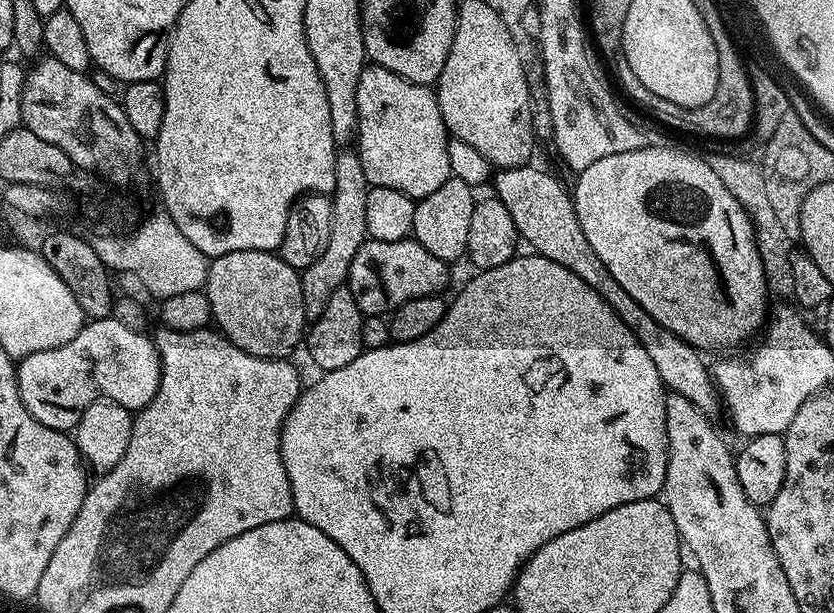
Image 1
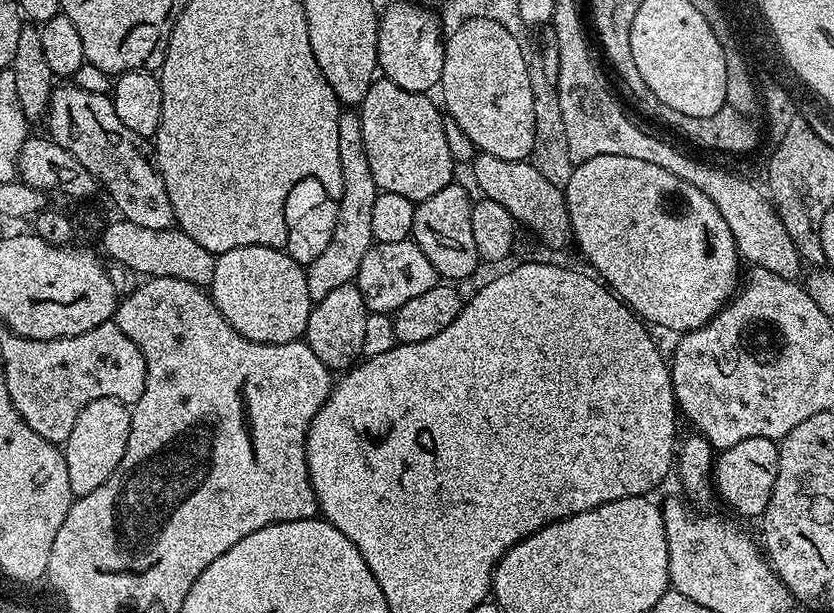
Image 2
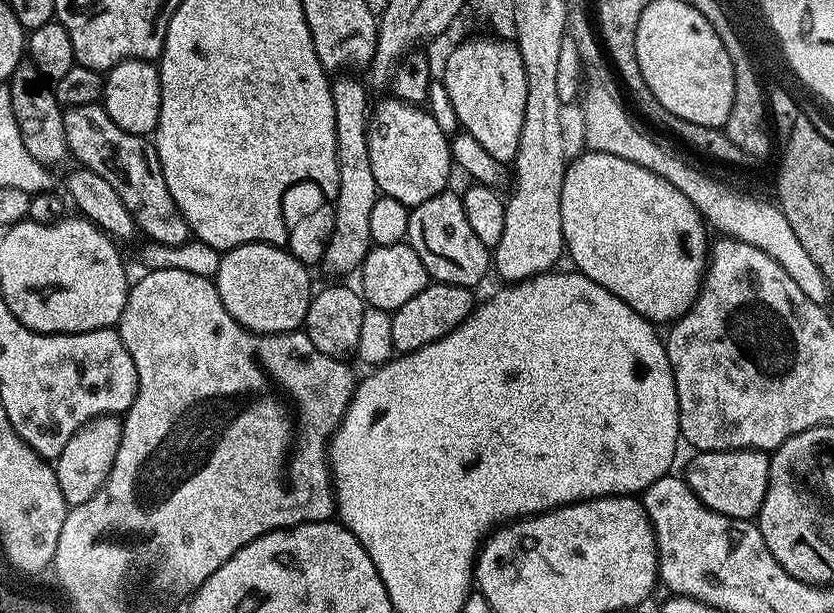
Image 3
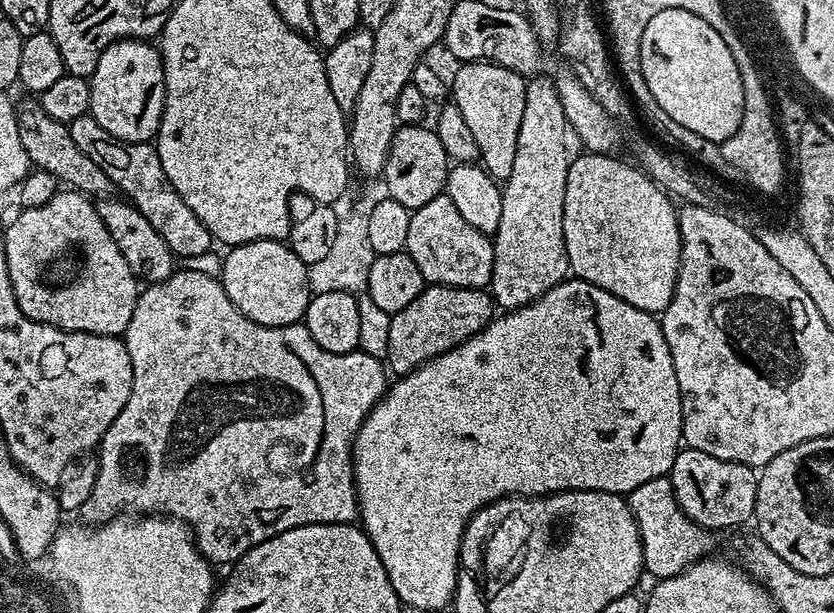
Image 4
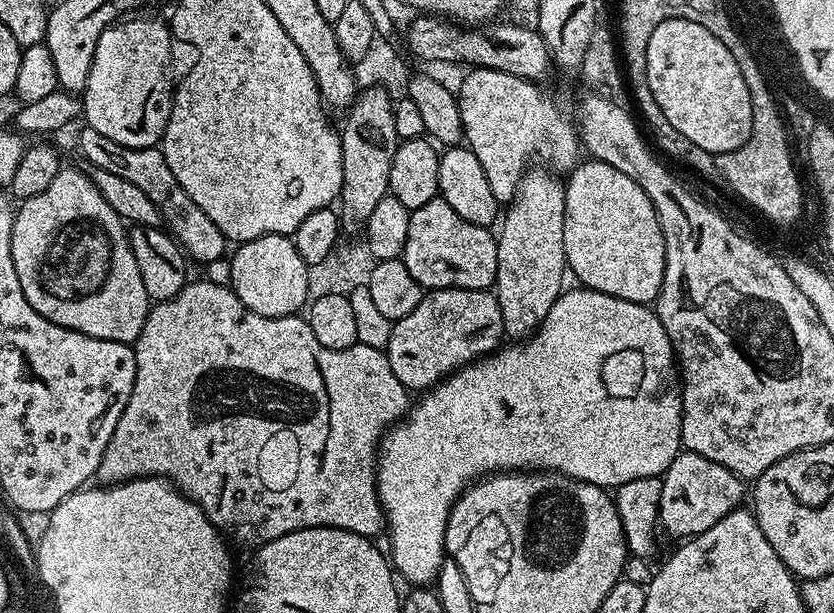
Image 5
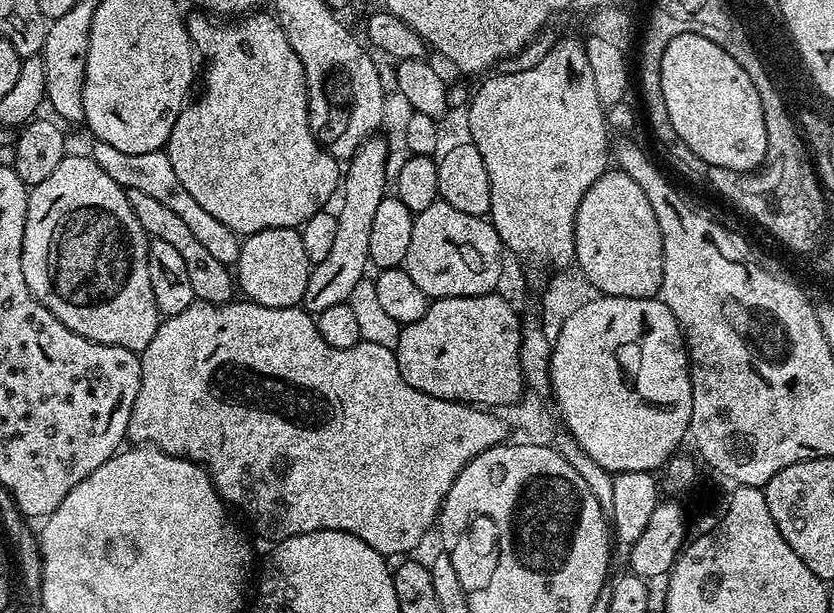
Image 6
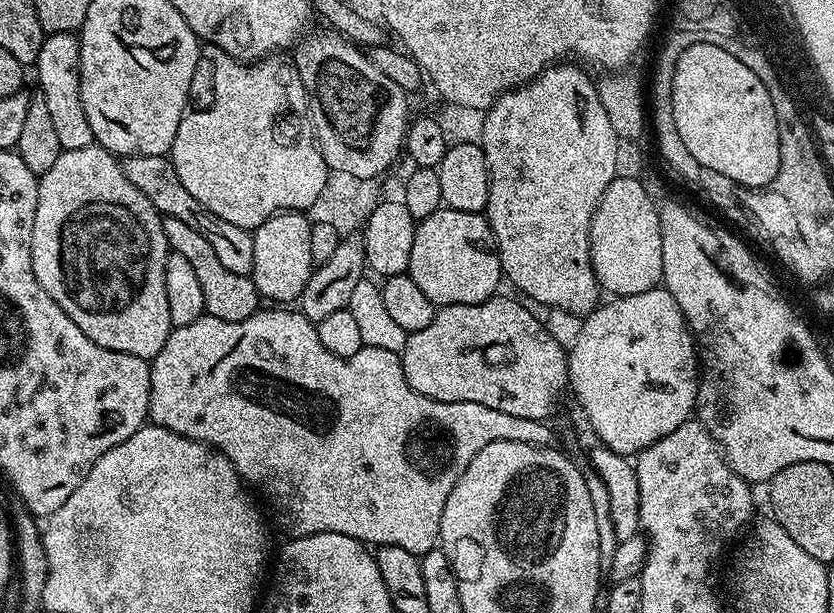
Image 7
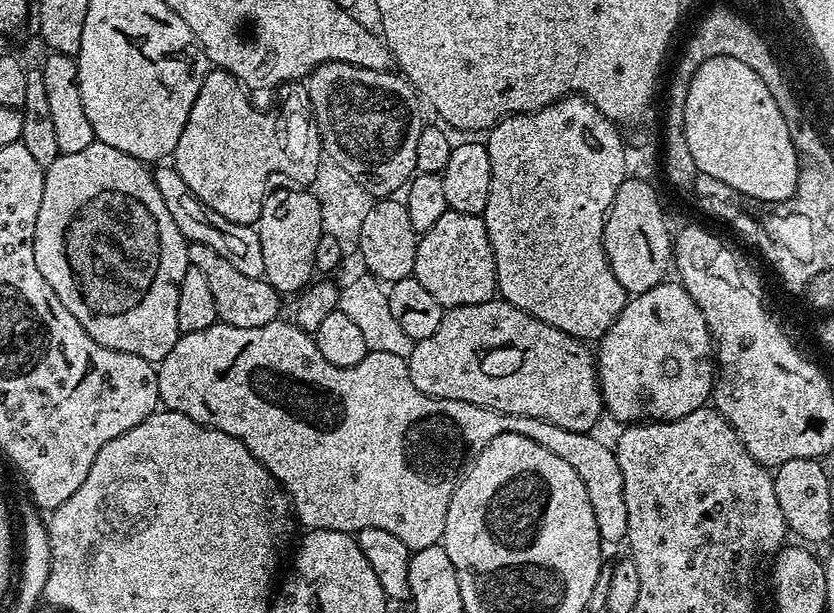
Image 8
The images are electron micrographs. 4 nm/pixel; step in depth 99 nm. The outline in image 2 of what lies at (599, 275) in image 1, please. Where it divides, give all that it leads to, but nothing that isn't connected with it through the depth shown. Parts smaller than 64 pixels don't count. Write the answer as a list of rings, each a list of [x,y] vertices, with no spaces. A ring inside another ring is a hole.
[[[480,152],[472,160],[470,169],[480,187],[479,195],[485,200],[498,202],[498,206],[506,206],[517,225],[524,227],[525,224],[542,243],[549,244],[552,248],[564,248],[573,243],[572,223],[563,191],[531,162],[503,160],[494,158],[494,154]]]

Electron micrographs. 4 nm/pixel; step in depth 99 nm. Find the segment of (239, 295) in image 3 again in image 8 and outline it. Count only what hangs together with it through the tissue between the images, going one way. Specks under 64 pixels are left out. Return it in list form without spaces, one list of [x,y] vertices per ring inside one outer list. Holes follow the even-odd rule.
[[[288,187],[292,188],[280,188],[277,192],[275,189],[265,196],[258,231],[262,242],[263,279],[281,294],[296,294],[307,288],[313,279],[316,272],[314,250],[318,247],[318,238],[325,233],[322,226],[322,210],[319,209],[318,198],[314,192],[299,192],[296,189],[299,187]]]

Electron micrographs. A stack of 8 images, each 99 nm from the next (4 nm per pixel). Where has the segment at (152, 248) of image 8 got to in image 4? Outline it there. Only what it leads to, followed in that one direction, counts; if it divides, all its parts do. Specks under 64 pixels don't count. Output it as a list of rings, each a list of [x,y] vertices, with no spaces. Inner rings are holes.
[[[61,190],[57,192],[54,198],[50,198],[50,202],[46,206],[26,208],[17,211],[17,213],[17,216],[12,220],[12,225],[4,232],[2,243],[6,246],[6,266],[10,274],[14,298],[18,302],[22,314],[26,314],[26,318],[31,320],[37,320],[43,324],[60,328],[63,332],[89,332],[99,336],[123,337],[126,326],[130,326],[130,314],[134,314],[134,306],[138,295],[138,281],[130,270],[130,266],[126,266],[126,258],[122,258],[122,250],[118,250],[118,246],[114,246],[114,238],[110,238],[110,230],[106,230],[102,218],[98,218],[95,203],[82,192]]]

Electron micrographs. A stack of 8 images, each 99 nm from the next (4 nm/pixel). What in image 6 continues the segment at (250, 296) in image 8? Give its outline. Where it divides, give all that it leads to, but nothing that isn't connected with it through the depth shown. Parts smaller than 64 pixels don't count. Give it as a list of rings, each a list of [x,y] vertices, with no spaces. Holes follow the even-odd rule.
[[[127,189],[128,201],[142,226],[142,230],[153,240],[167,242],[168,245],[174,246],[178,254],[186,261],[186,270],[190,270],[190,286],[194,289],[196,300],[201,300],[207,304],[227,304],[233,299],[232,291],[237,291],[238,285],[234,279],[234,272],[229,265],[218,262],[214,254],[206,251],[206,246],[194,238],[194,230],[174,214],[174,210],[166,210],[162,202],[155,198],[150,198],[150,194],[142,194],[142,190]]]

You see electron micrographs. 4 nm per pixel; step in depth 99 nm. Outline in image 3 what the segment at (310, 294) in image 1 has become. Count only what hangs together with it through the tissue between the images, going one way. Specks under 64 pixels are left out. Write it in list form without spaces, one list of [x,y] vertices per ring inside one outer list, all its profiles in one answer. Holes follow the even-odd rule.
[[[350,76],[336,77],[331,81],[331,97],[334,101],[335,152],[338,154],[339,190],[333,201],[334,230],[327,246],[329,261],[334,265],[350,267],[359,256],[366,256],[372,247],[370,213],[379,189],[370,169],[368,135],[368,98],[363,86]]]

